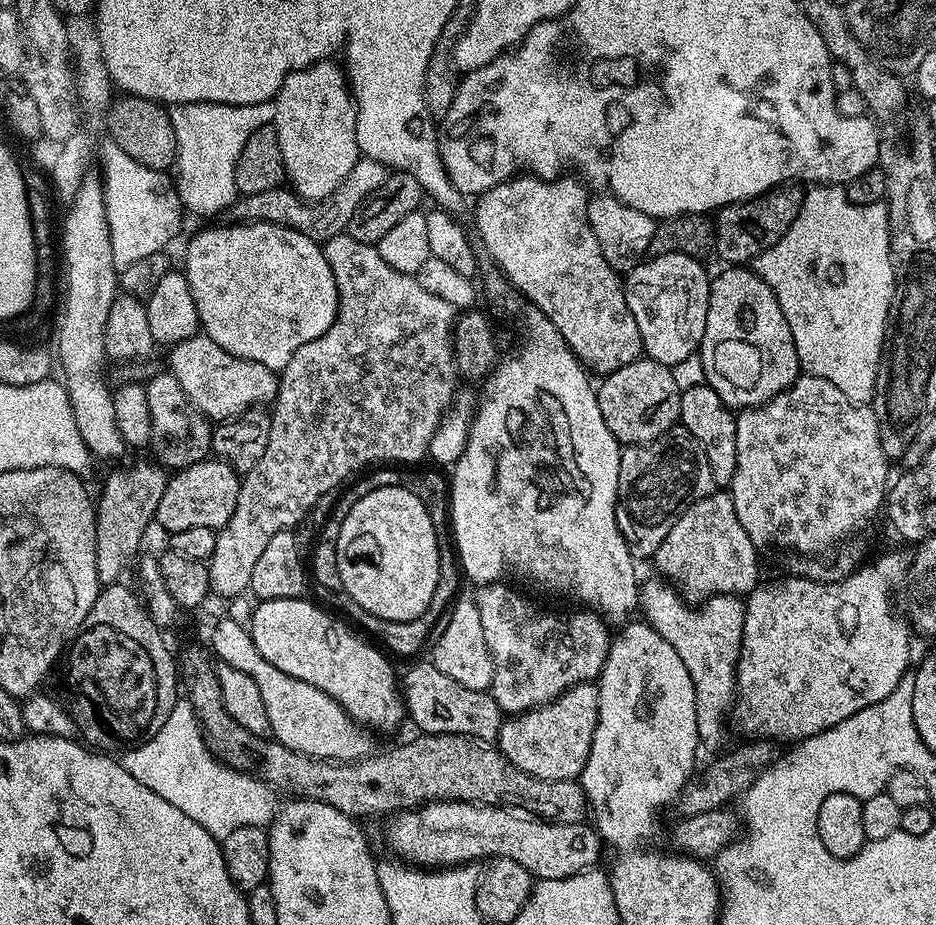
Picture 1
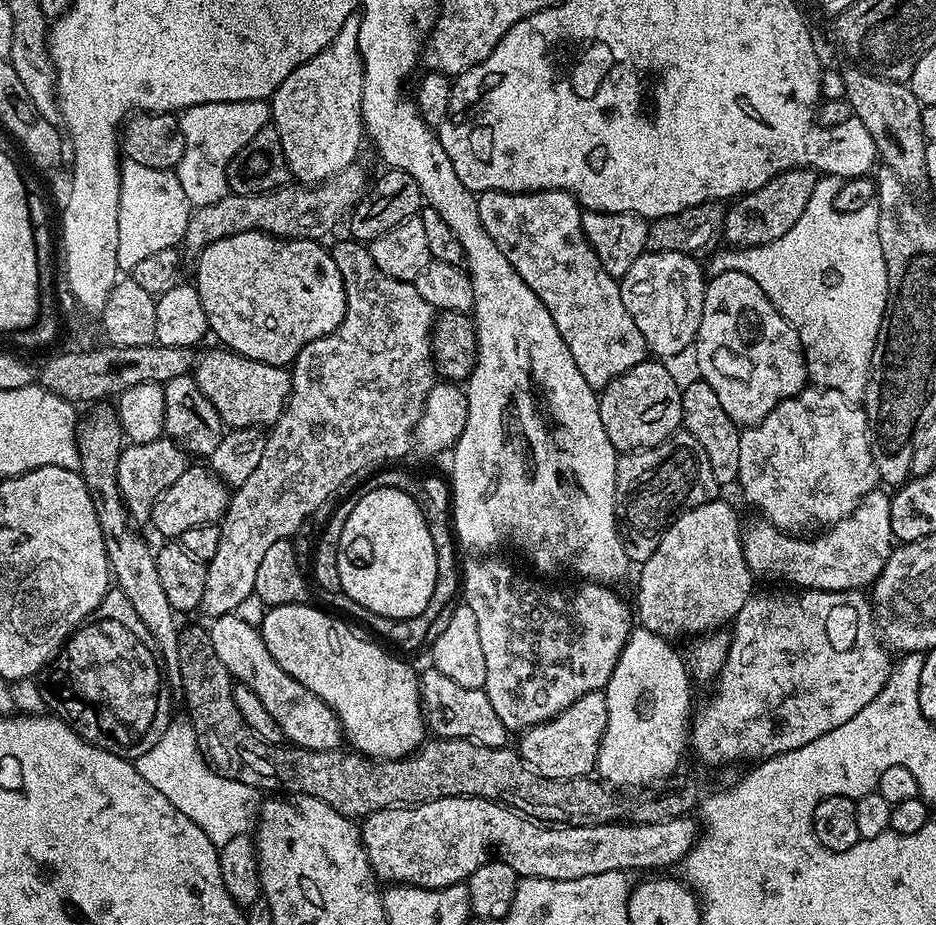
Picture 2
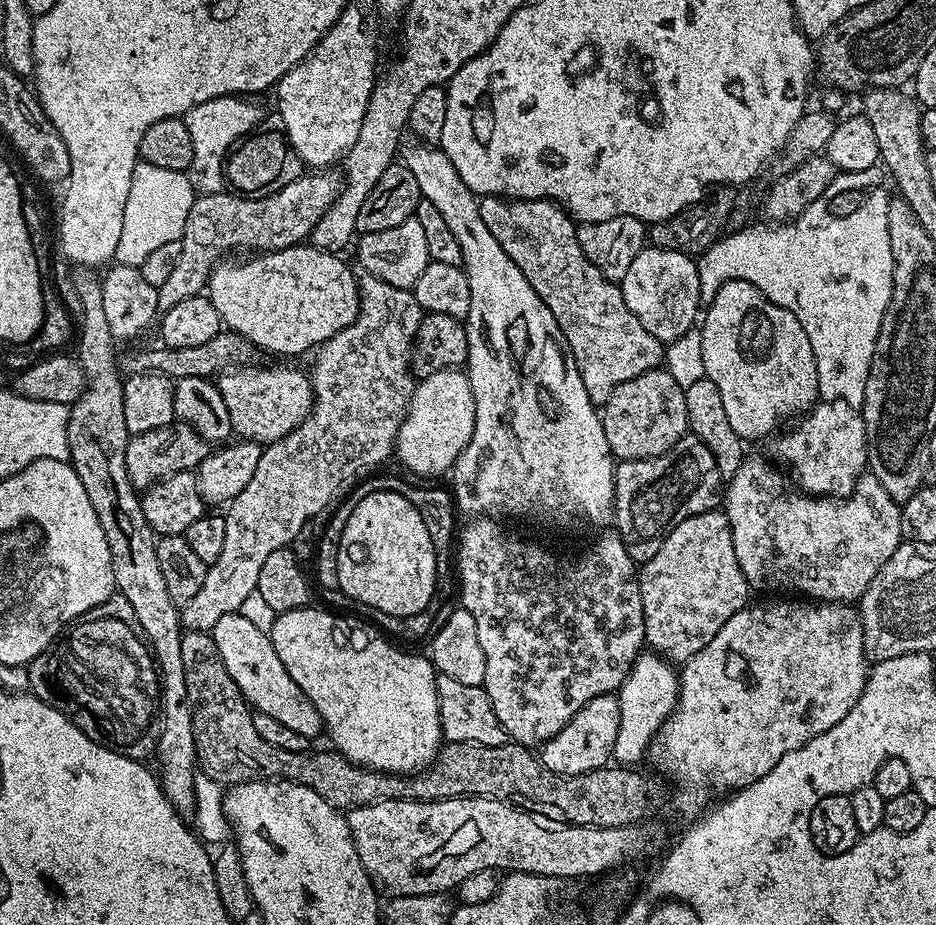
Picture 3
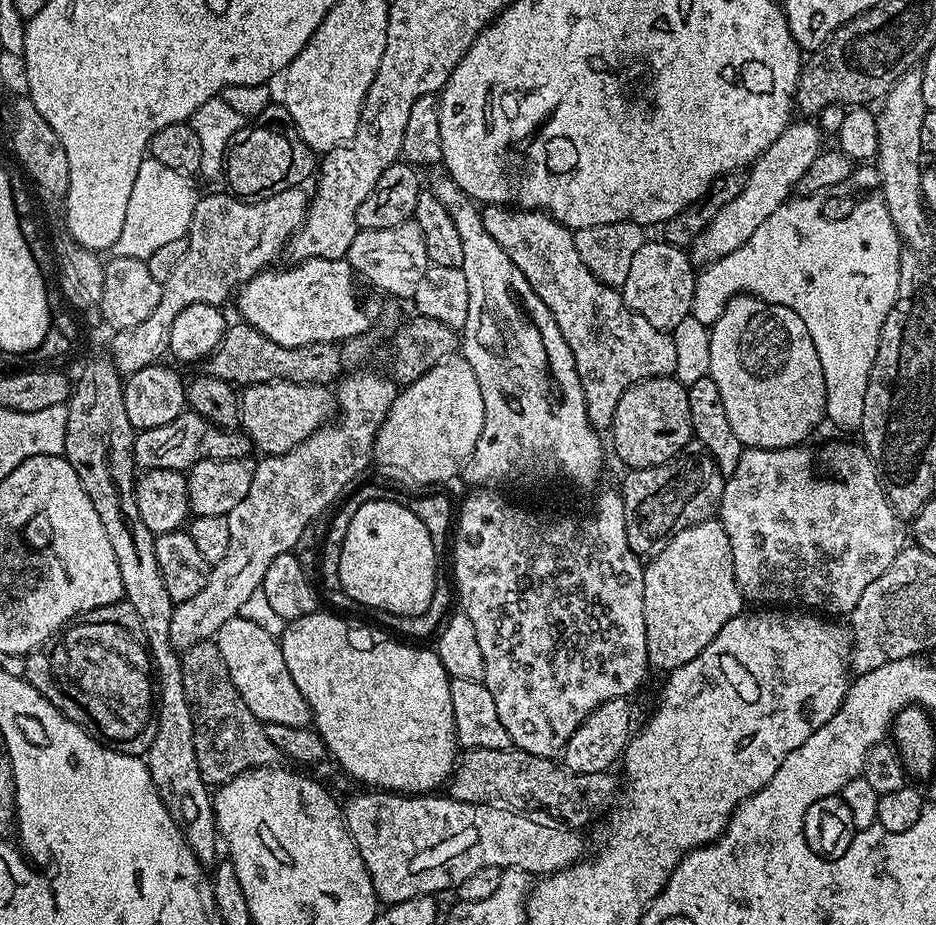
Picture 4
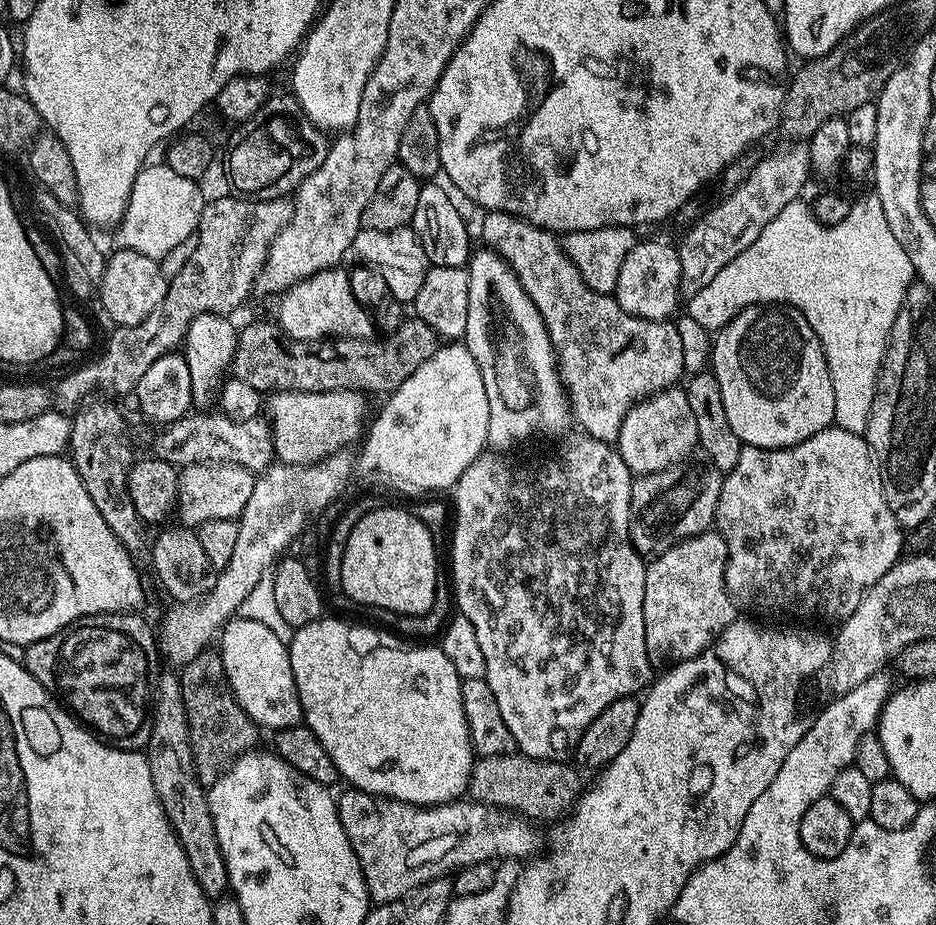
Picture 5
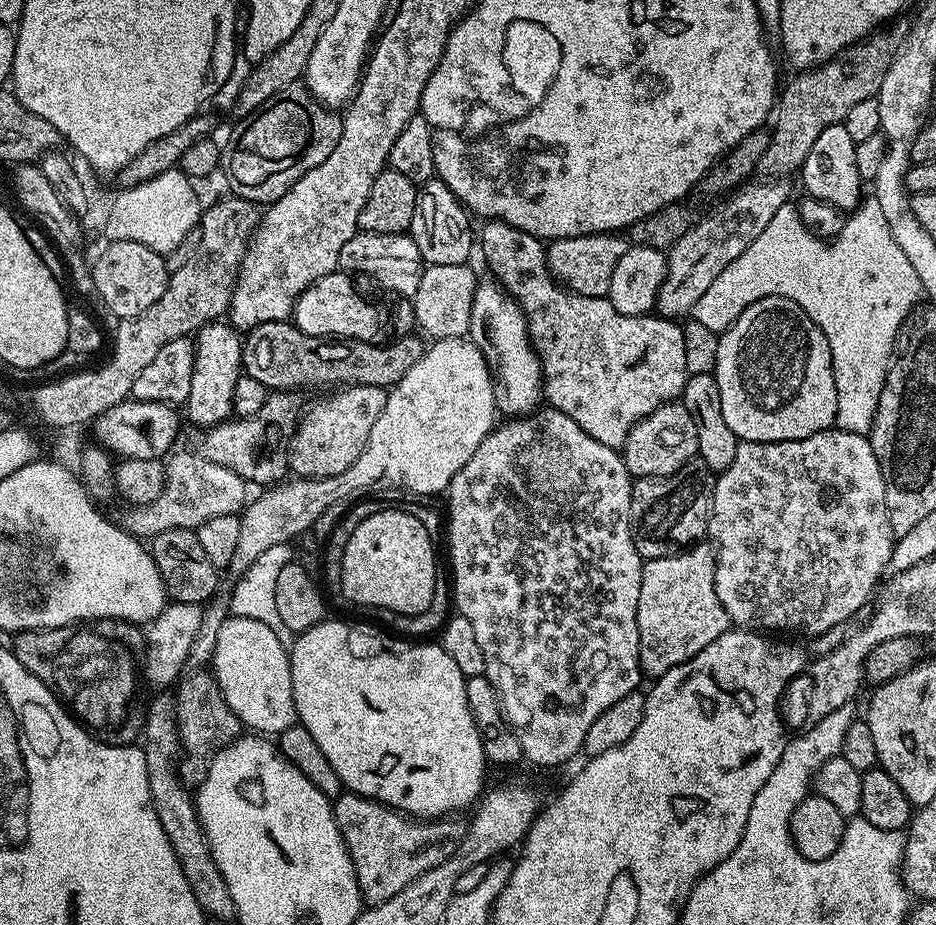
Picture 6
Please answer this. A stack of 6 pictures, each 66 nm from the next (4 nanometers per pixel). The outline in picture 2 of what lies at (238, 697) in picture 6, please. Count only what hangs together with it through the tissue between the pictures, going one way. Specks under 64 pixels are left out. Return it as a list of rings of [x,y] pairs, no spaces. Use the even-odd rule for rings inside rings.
[[[234,614],[217,616],[207,625],[210,634],[210,642],[214,642],[214,650],[218,658],[222,658],[222,666],[226,666],[233,681],[245,684],[258,699],[262,706],[266,706],[270,718],[278,722],[285,741],[297,748],[309,748],[310,750],[330,750],[340,748],[342,744],[342,729],[340,720],[336,717],[336,711],[314,690],[306,690],[302,682],[290,678],[274,658],[270,658],[270,650],[266,650],[266,642],[260,636],[259,628],[250,626],[250,622],[242,622]]]

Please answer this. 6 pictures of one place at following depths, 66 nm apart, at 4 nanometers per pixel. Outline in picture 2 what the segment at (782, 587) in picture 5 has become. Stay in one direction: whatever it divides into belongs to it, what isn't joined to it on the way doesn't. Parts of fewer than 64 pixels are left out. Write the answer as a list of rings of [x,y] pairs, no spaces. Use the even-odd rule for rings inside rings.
[[[883,490],[866,494],[847,520],[827,525],[809,536],[784,532],[763,518],[756,518],[753,524],[743,525],[740,541],[746,554],[746,566],[750,566],[753,577],[781,580],[784,583],[781,585],[796,590],[864,590],[875,584],[894,547],[890,526],[890,496]]]

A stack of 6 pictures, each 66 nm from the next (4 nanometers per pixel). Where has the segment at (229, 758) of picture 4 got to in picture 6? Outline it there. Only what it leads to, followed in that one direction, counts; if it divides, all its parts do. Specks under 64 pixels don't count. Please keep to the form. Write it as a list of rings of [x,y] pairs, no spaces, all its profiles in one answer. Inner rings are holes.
[[[192,670],[179,681],[174,690],[176,725],[180,735],[180,780],[189,789],[199,788],[208,767],[218,753],[242,735],[242,725],[234,710],[226,706],[215,676],[208,670]]]

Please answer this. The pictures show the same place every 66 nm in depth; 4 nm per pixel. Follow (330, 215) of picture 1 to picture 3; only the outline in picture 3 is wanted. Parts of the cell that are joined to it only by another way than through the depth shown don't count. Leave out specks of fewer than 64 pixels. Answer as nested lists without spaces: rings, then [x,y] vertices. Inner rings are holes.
[[[316,170],[302,174],[294,182],[282,186],[269,196],[242,196],[232,190],[197,195],[186,217],[186,230],[180,237],[182,254],[174,265],[174,271],[160,290],[161,309],[182,302],[182,298],[201,295],[207,289],[212,270],[221,263],[227,252],[235,248],[252,248],[257,253],[277,252],[283,248],[307,241],[318,218],[330,210],[342,187],[342,176],[336,170]]]

